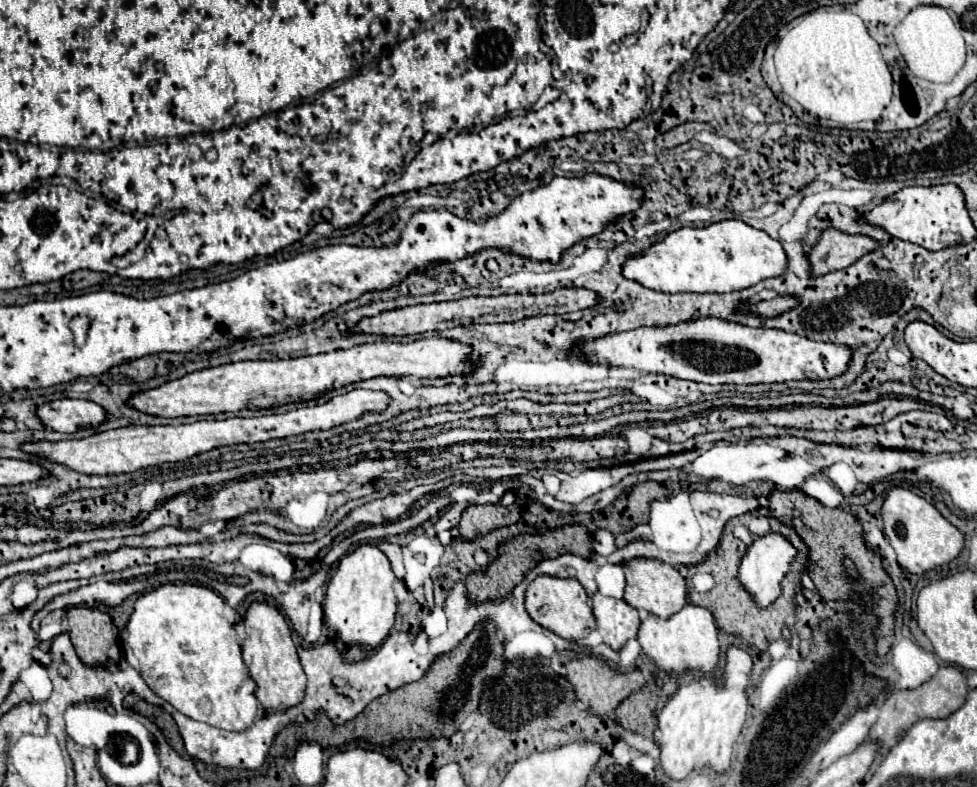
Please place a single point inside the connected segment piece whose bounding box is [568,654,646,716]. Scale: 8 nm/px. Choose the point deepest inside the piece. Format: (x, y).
(601, 688)

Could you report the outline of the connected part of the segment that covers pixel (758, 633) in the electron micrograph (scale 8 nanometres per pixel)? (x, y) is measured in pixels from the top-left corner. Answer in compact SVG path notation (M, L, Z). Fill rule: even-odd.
M732 518L726 524L716 550L712 550L712 554L708 554L708 558L702 564L688 566L688 574L708 572L716 580L716 586L710 592L704 592L704 594L696 592L694 586L688 582L688 600L696 606L708 608L714 614L720 630L724 630L728 634L736 634L736 636L748 640L750 646L754 646L758 650L764 650L766 644L770 640L776 640L780 636L782 628L786 626L786 608L780 608L780 604L782 606L786 604L786 592L780 598L776 598L776 602L772 602L772 606L768 606L768 608L760 608L760 606L756 606L756 602L752 602L752 594L748 594L748 590L744 590L744 586L740 586L740 580L736 578L736 574L738 574L740 560L744 558L744 554L748 550L748 544L754 542L754 536L750 536L748 532L738 532L736 534L738 528L742 528L738 518Z

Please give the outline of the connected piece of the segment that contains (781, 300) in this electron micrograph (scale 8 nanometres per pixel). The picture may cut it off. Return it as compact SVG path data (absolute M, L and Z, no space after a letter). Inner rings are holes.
M776 296L772 300L762 300L762 302L748 302L746 308L750 312L756 312L760 316L778 316L790 308L796 306L796 298L792 296Z

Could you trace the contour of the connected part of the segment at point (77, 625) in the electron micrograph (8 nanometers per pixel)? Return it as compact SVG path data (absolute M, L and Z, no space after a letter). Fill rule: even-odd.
M74 606L66 610L72 644L82 662L98 666L108 662L108 648L116 638L116 626L110 616L98 608Z

